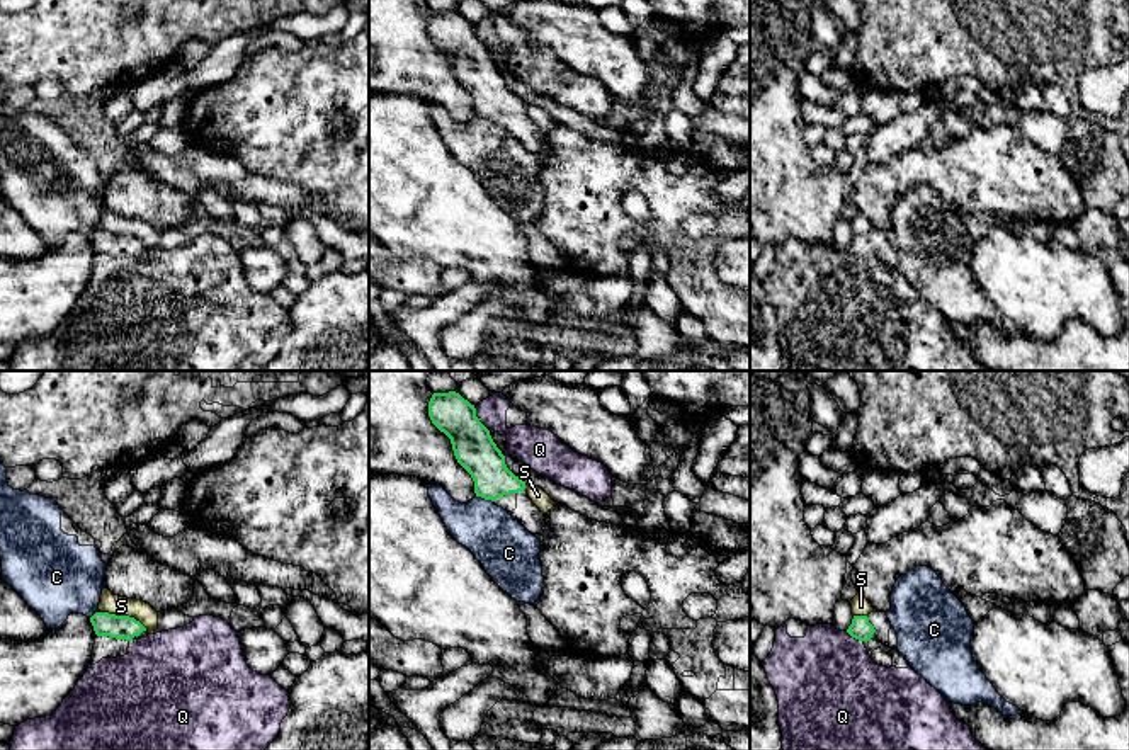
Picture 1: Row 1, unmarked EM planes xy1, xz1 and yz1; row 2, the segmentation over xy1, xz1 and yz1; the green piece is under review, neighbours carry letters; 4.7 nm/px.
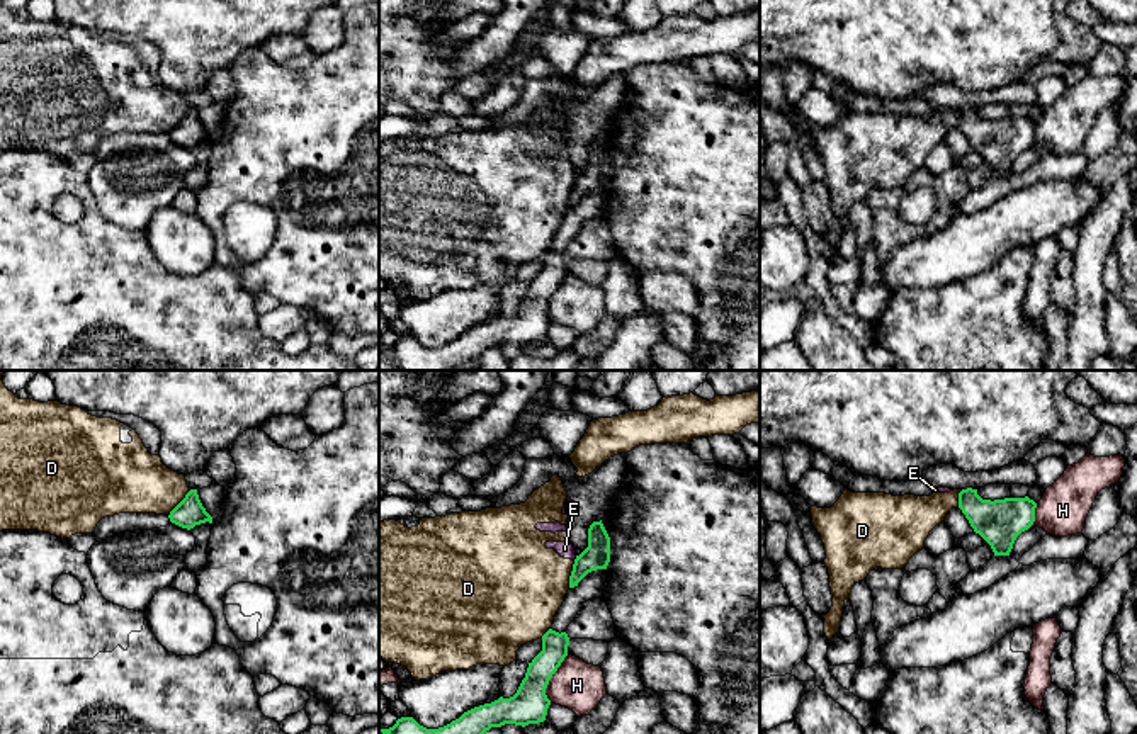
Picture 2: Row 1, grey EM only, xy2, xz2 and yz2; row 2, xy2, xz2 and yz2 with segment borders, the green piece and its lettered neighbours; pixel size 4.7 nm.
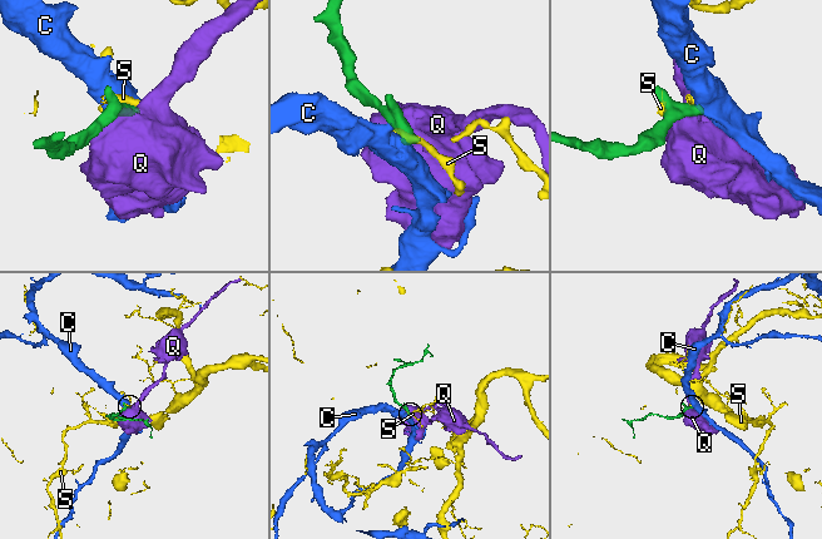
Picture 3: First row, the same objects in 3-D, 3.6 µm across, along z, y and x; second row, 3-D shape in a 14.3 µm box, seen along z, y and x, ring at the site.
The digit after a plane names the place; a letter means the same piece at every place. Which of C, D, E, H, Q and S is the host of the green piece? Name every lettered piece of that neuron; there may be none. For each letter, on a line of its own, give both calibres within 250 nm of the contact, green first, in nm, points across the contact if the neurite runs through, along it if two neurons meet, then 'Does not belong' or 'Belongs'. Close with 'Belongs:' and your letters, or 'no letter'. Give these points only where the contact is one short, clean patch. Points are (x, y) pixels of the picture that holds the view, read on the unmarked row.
C: Thickness 190 nm (green) against 280 nm. Boundary: xz1 (476, 114), (492, 121). Does not belong
D: Thickness 130 nm (green) against 420 nm. Does not belong
E: Thickness 130 nm (green) against 80 nm. Boundary: xz2 (576, 175), (573, 179). Does not belong
H: Thickness 180 nm (green) against 240 nm. Does not belong
Q: Thickness 190 nm (green) against 170 nm. Does not belong
S: Thickness 110 nm (green) against 100 nm. Boundary: xy1 (101, 230), (133, 235), (147, 249). Does not belong
Belongs: no letter

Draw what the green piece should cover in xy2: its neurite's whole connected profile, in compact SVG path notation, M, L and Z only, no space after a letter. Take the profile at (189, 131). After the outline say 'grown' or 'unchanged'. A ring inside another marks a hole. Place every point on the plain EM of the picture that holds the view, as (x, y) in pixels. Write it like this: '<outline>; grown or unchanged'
M190 109L185 117L170 131L170 141L182 148L194 148L201 143L212 143L212 136L202 126L197 109Z; unchanged

